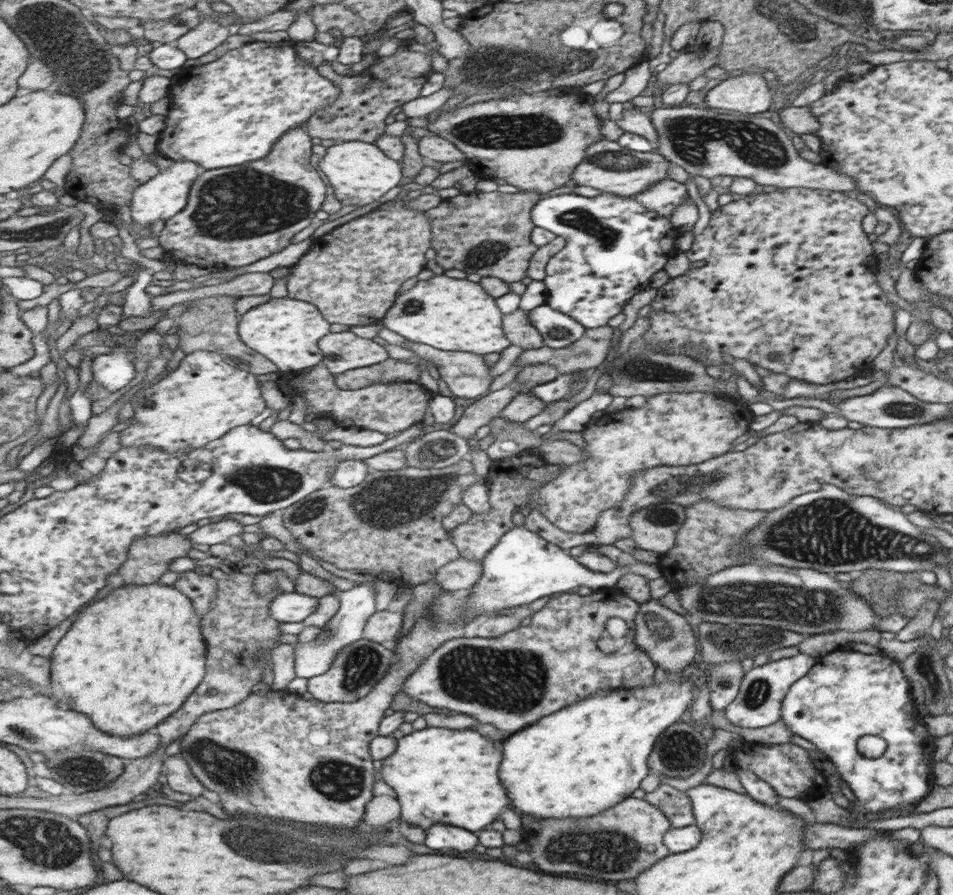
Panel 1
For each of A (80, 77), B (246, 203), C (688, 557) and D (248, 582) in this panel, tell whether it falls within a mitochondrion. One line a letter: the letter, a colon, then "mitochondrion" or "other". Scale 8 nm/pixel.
A: mitochondrion
B: mitochondrion
C: other
D: other

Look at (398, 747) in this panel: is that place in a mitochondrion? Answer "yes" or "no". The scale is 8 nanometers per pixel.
no

